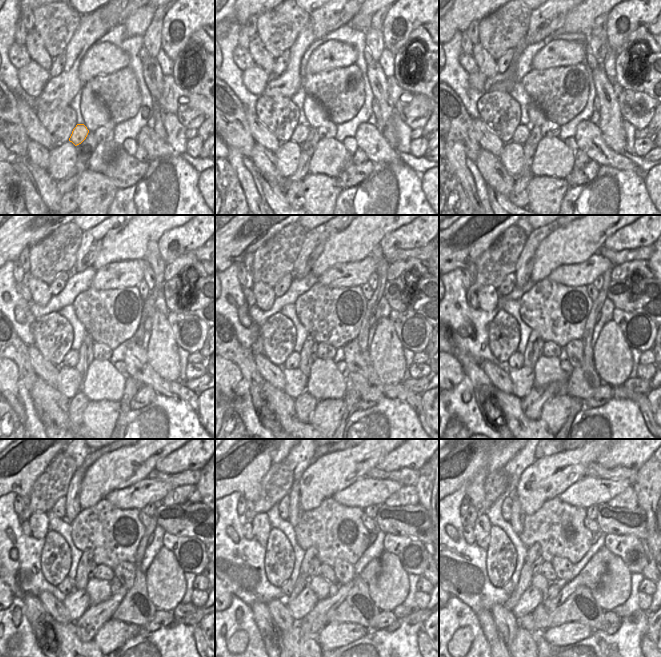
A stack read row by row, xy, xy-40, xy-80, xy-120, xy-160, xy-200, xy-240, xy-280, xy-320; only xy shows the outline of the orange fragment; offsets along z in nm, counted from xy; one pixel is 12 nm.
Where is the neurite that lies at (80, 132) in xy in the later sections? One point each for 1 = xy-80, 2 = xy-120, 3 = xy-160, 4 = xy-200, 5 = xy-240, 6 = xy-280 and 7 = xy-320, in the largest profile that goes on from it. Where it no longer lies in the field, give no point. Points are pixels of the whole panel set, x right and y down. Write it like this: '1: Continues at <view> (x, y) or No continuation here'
1: Continues at xy-80 (522, 133)
2: Continues at xy-120 (71, 358)
3: Continues at xy-160 (293, 361)
4: Continues at xy-200 (516, 360)
5: Continues at xy-240 (66, 586)
6: Continues at xy-280 (287, 588)
7: Continues at xy-320 (508, 587).

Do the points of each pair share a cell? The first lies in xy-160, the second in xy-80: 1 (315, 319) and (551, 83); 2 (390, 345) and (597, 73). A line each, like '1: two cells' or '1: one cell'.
1: one cell
2: one cell

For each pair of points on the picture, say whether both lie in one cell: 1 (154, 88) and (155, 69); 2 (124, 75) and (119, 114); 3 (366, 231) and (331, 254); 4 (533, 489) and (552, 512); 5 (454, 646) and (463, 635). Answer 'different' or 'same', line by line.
1: same
2: same
3: same
4: different
5: same

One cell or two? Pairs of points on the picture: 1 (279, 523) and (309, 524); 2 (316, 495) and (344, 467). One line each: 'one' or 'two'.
1: two
2: one

